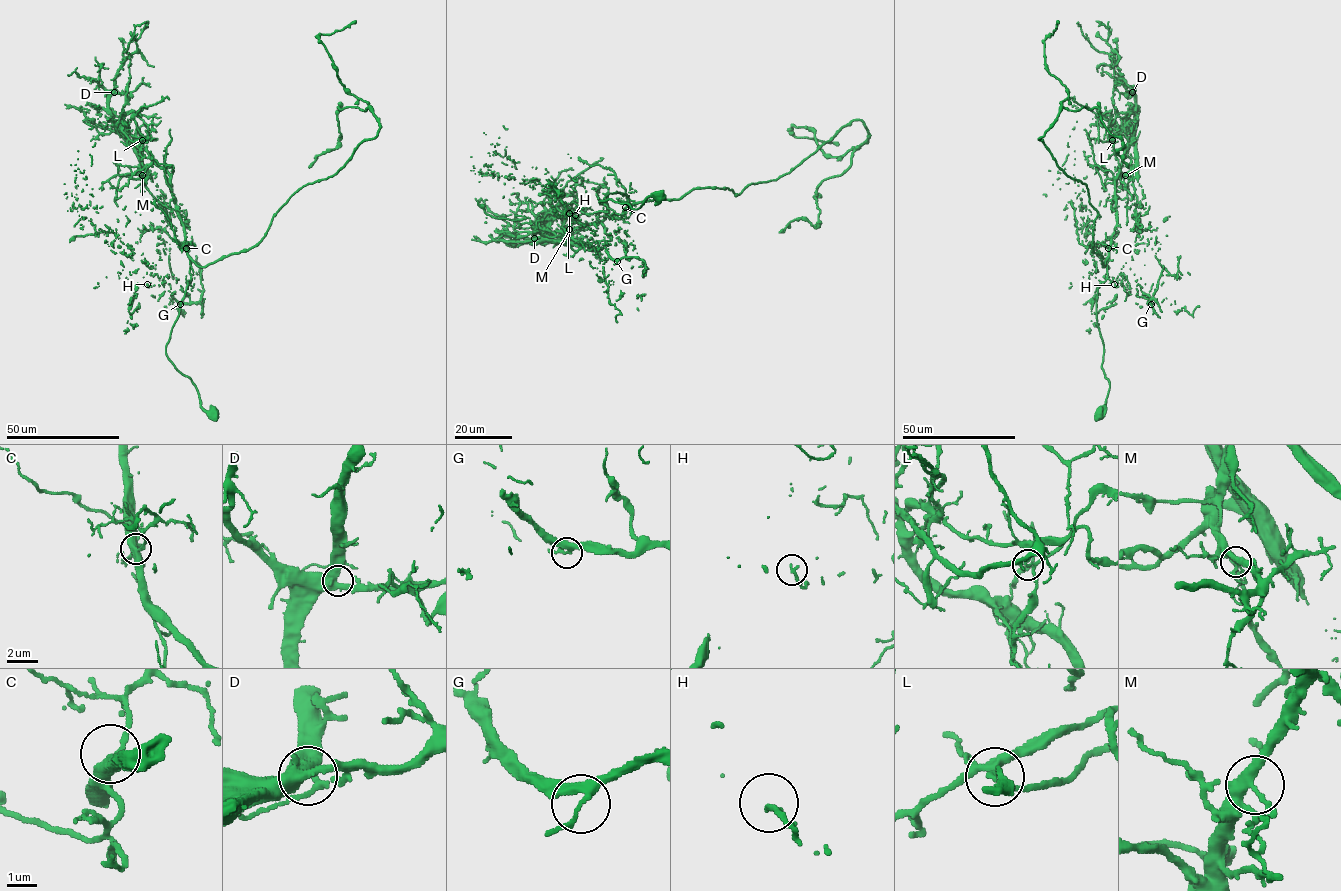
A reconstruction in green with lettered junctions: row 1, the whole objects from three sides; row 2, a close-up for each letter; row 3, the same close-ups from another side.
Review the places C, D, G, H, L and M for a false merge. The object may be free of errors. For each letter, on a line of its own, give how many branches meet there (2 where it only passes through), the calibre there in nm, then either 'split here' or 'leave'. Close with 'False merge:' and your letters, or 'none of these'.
C: 3 | 360 nm | leave
D: 3 | 460 nm | leave
G: 3 | 240 nm | leave
H: 2 | 160 nm | leave
L: 3 | 150 nm | split here
M: 3 | 300 nm | leave
False merge: L

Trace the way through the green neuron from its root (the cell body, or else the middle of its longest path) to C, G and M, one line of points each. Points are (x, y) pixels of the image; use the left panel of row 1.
C: (214, 415), (202, 408), (195, 384), (176, 368), (165, 350), (191, 278), (186, 248)
G: (214, 415), (166, 353), (190, 261), (170, 176), (143, 156), (144, 185), (170, 221), (151, 274), (180, 304)
M: (214, 415), (202, 408), (195, 384), (166, 353), (190, 281), (190, 261), (170, 175), (143, 156), (142, 175)

